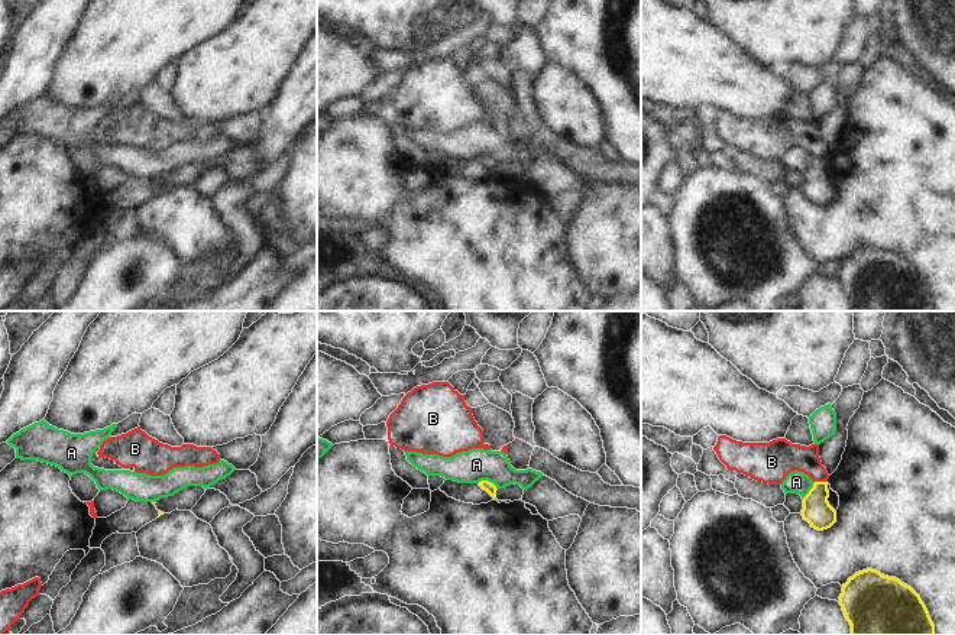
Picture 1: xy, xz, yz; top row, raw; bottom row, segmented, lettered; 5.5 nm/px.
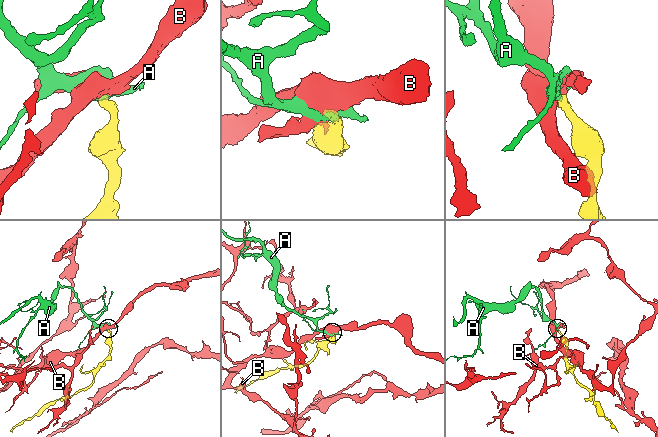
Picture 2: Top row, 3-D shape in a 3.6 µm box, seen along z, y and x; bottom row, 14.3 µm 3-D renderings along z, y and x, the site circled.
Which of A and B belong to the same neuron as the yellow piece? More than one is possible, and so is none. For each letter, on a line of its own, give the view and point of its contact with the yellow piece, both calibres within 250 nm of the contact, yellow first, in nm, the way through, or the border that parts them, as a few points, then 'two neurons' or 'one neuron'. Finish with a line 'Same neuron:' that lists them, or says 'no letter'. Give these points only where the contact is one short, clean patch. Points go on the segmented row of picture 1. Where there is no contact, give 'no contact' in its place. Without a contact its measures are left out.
A: meets yellow in xz at (486, 480); 60 nm thick on the yellow side, 190 nm on the other; border along xz (478, 482), (488, 480), (497, 489); two neurons
B: meets yellow in yz at (821, 482); 160 nm thick on the yellow side, 190 nm on the other; runs through yz (816, 511), (821, 482), (799, 457), (783, 457); one neuron
Same neuron: B

